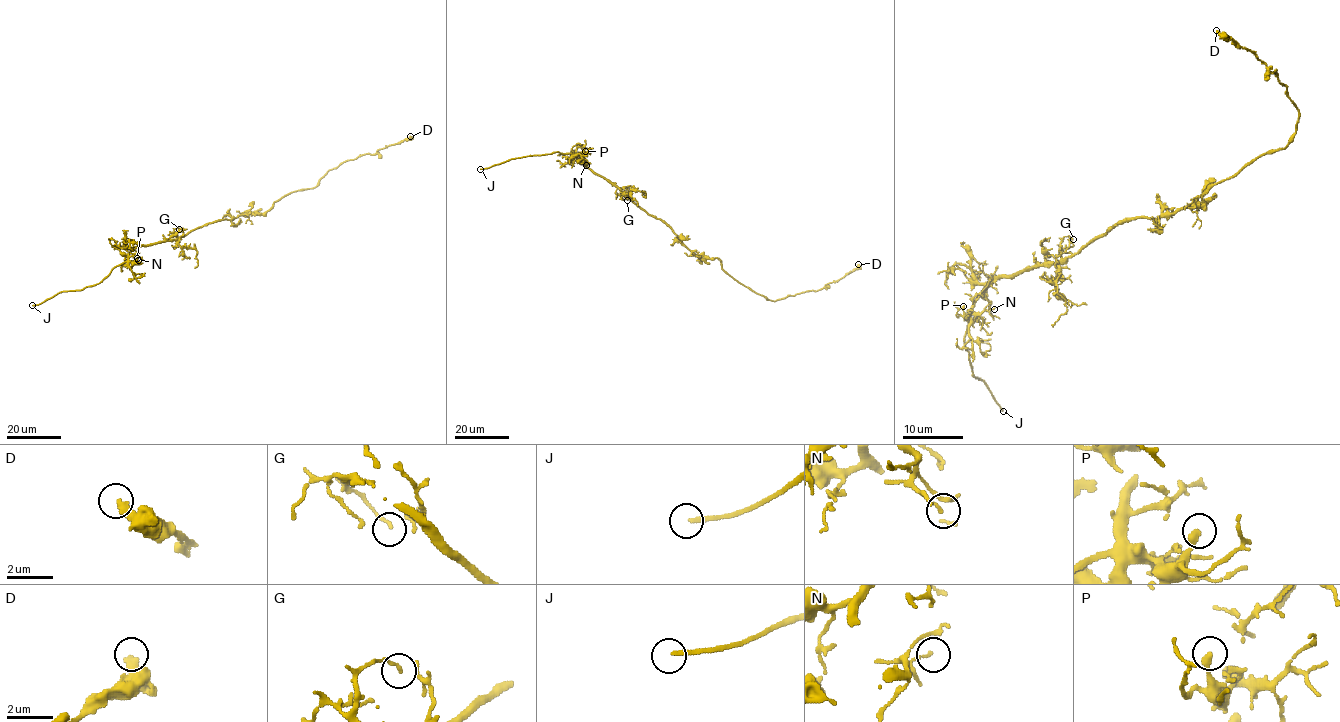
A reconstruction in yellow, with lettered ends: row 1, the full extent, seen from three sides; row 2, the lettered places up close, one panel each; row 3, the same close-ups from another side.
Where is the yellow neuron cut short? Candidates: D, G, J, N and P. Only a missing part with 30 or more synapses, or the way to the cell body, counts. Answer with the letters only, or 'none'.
J

